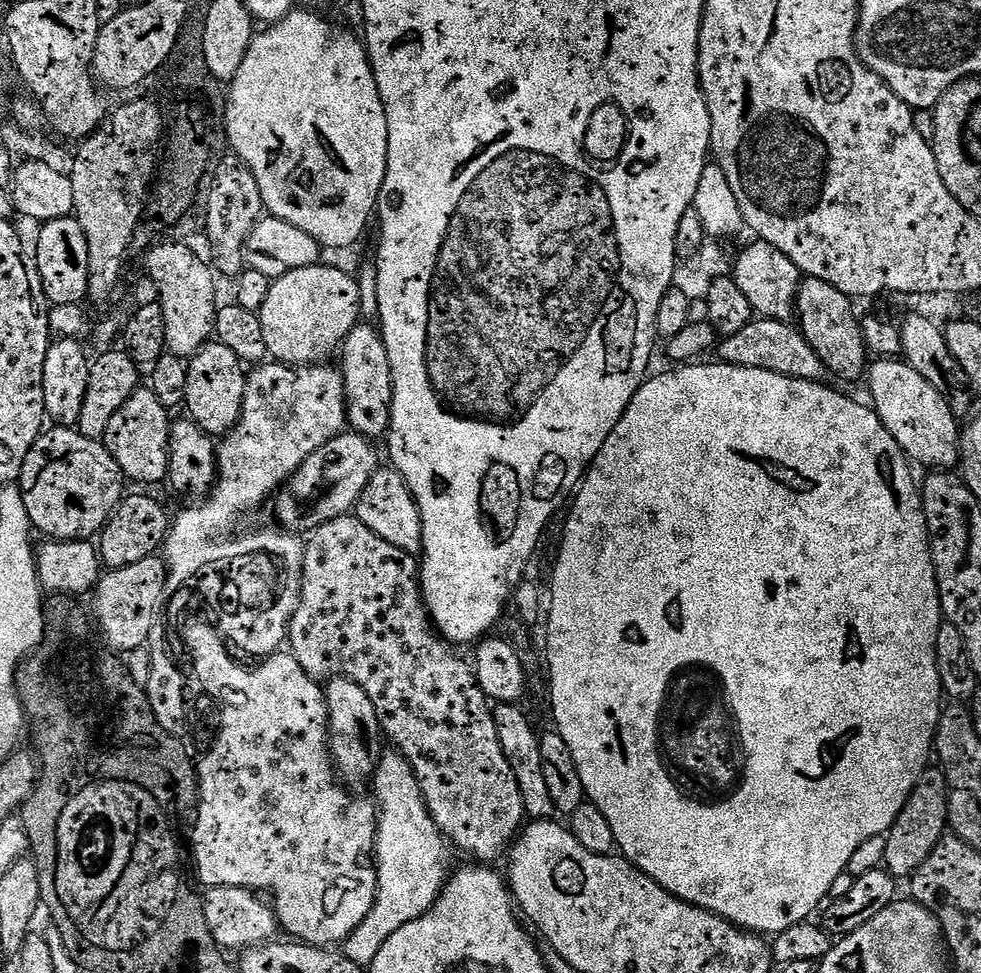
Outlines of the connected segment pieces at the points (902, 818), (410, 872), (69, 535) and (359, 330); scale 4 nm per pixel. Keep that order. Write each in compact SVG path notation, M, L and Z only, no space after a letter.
M936 766L927 768L925 767L915 777L912 791L908 794L908 801L902 806L898 818L888 829L886 839L883 841L885 842L883 867L891 876L897 878L911 877L946 832L948 788L944 784L944 773Z
M395 750L385 751L370 784L376 787L374 803L378 809L374 843L376 900L363 922L343 941L343 951L348 954L374 954L394 930L430 911L450 875L449 849L428 814L407 758Z
M52 426L41 431L22 462L18 483L31 500L26 506L26 514L30 514L33 529L53 541L79 540L91 537L91 532L99 533L126 492L126 477L108 449L99 439L84 436L75 427Z
M365 322L351 328L342 345L344 352L344 398L346 420L355 431L369 438L383 437L388 430L392 413L392 371L390 358L386 354L384 339L379 331Z

